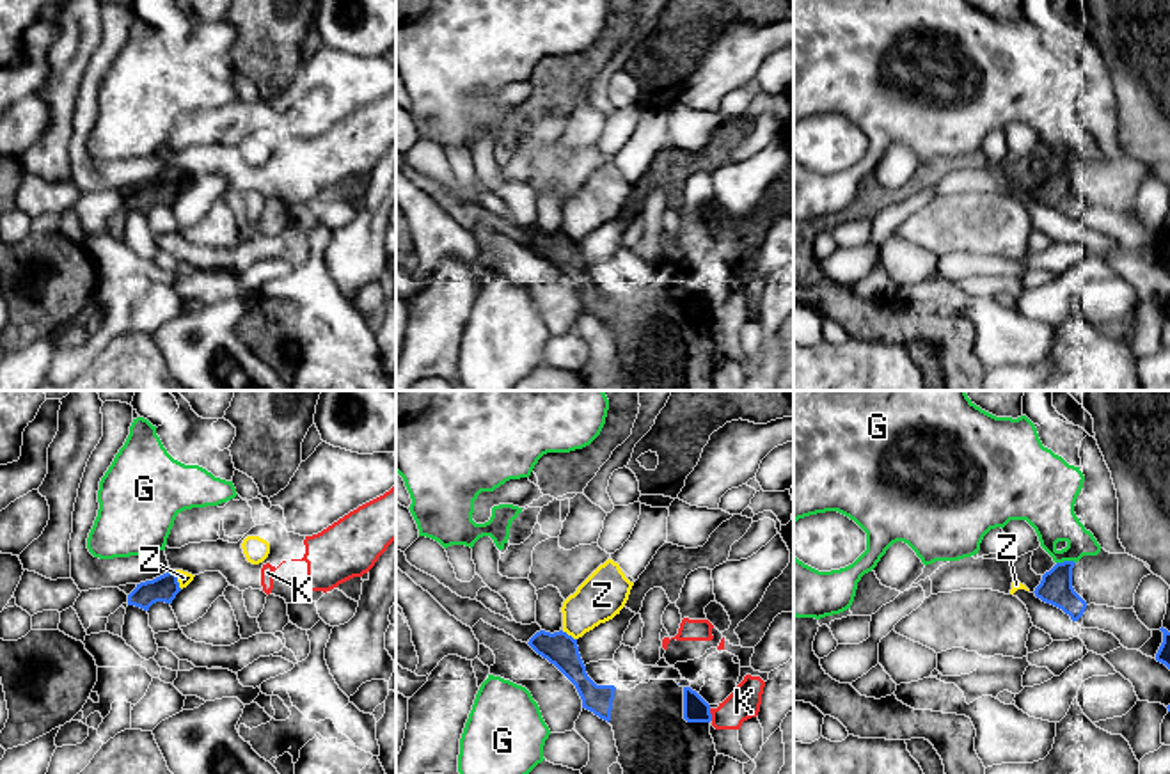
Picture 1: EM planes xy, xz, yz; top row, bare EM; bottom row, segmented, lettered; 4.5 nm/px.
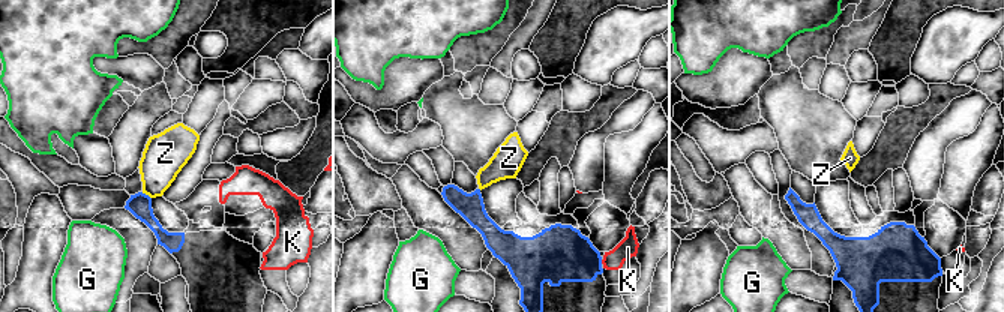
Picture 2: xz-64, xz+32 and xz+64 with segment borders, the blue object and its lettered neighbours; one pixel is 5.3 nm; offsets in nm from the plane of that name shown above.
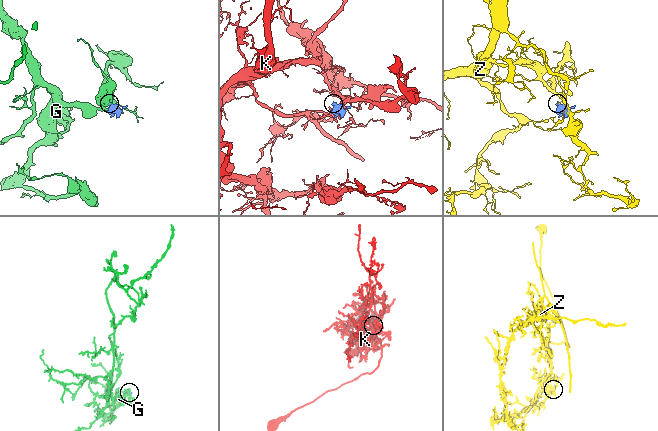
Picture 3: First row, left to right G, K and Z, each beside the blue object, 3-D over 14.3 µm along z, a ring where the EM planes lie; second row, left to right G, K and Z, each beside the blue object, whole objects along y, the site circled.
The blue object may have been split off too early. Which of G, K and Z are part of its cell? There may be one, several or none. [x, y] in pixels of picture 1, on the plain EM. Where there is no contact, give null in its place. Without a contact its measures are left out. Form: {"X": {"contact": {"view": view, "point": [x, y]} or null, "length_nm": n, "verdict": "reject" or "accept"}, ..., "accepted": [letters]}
{"G": {"contact": {"view": "yz", "point": [1066, 164]}, "length_nm": 90, "verdict": "reject"}, "K": {"contact": {"view": "xz", "point": [711, 316]}, "length_nm": 60, "verdict": "reject"}, "Z": {"contact": {"view": "xy", "point": [176, 181]}, "length_nm": 100, "verdict": "reject"}, "accepted": []}

